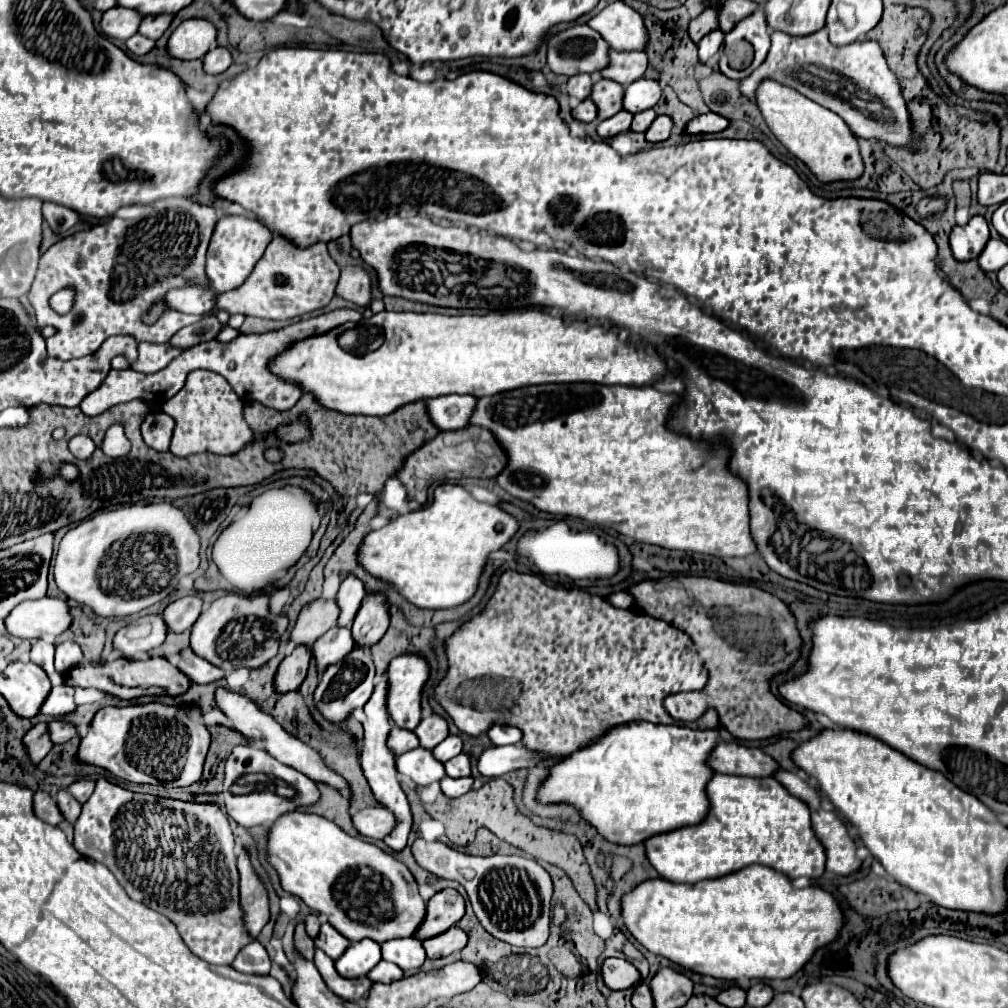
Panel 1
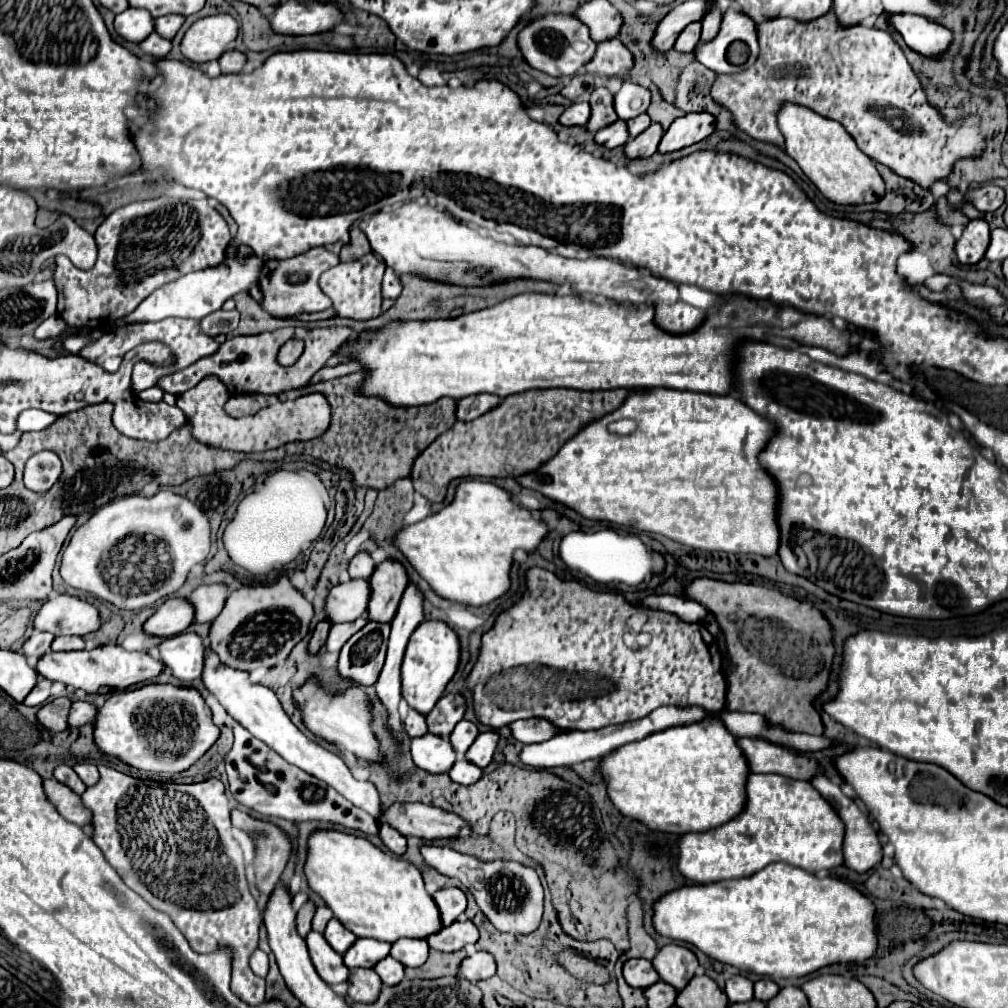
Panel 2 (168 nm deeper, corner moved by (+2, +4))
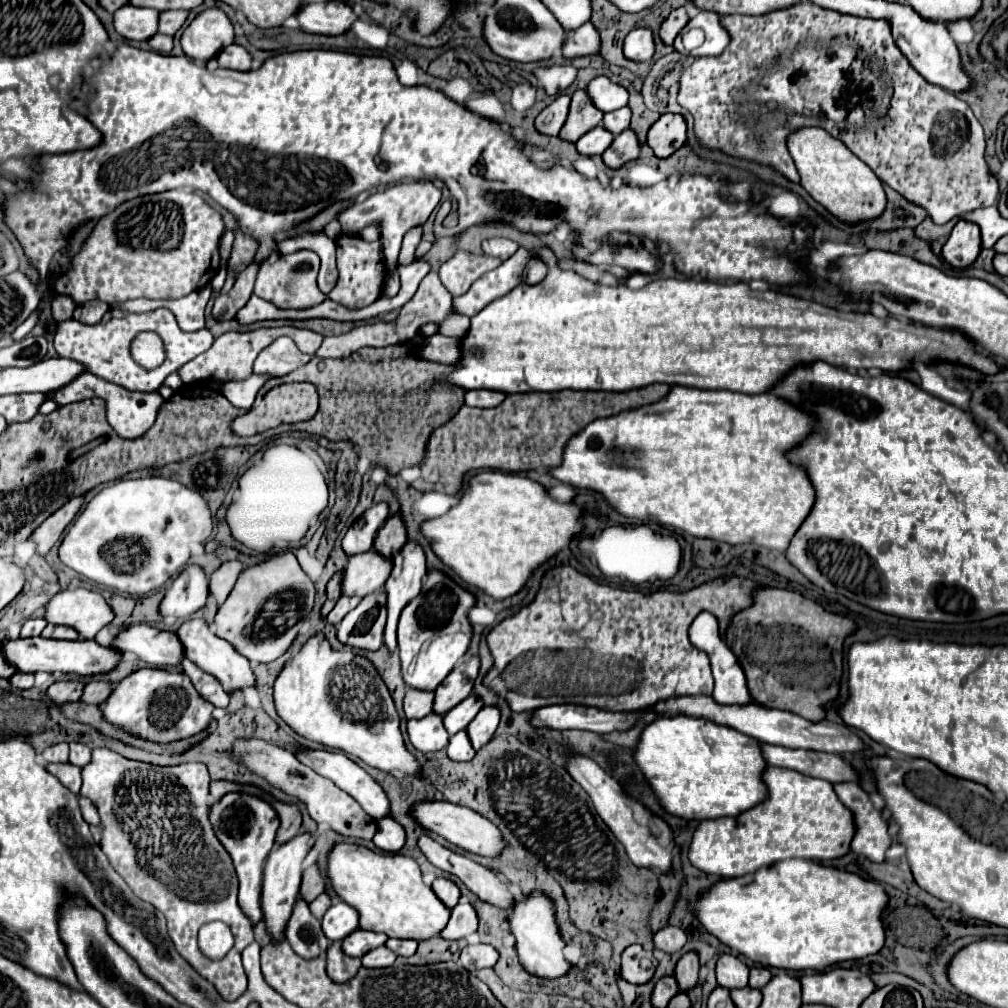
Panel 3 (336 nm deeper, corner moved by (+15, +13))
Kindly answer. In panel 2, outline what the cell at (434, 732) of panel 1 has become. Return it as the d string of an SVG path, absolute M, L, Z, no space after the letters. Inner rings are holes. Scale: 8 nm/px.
M444 694L434 710L426 716L428 732L446 738L466 714L466 698L462 694Z

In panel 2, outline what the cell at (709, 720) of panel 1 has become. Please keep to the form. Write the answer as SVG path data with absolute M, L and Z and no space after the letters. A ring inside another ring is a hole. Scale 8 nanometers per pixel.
M532 568L528 572L528 592L524 600L502 612L494 628L482 636L482 652L470 674L468 690L474 692L474 710L480 722L492 728L508 726L518 718L540 716L566 730L598 730L610 724L640 720L660 706L698 704L712 712L722 710L726 706L726 678L722 672L720 650L712 644L710 652L700 622L686 624L672 612L632 606L622 594L592 592L576 580L560 580L548 570ZM636 612L648 616L644 632L652 634L652 644L648 644L646 650L630 650L622 640L624 622ZM642 658L646 658L646 662L642 662ZM526 664L532 664L532 670L516 670ZM610 682L616 690L610 690Z

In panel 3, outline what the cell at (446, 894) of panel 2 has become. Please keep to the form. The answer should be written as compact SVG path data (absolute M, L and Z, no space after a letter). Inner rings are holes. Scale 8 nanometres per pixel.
M435 879L433 885L431 885L433 893L441 899L441 903L447 907L447 909L453 909L459 901L459 887L449 881L449 879Z

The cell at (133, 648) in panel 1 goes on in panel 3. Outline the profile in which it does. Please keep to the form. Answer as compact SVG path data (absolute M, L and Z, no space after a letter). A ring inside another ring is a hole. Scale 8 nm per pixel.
M189 565L179 573L179 577L167 587L165 597L159 603L159 613L161 617L189 617L197 609L201 609L207 603L209 595L209 585L207 585L207 575L201 571L197 565ZM181 583L179 591L171 591Z

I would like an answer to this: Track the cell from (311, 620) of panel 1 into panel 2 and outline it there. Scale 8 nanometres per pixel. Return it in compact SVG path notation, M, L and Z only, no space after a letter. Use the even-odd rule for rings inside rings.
M352 578L330 590L330 596L326 600L326 618L332 624L352 622L366 614L368 600L370 600L370 580Z

